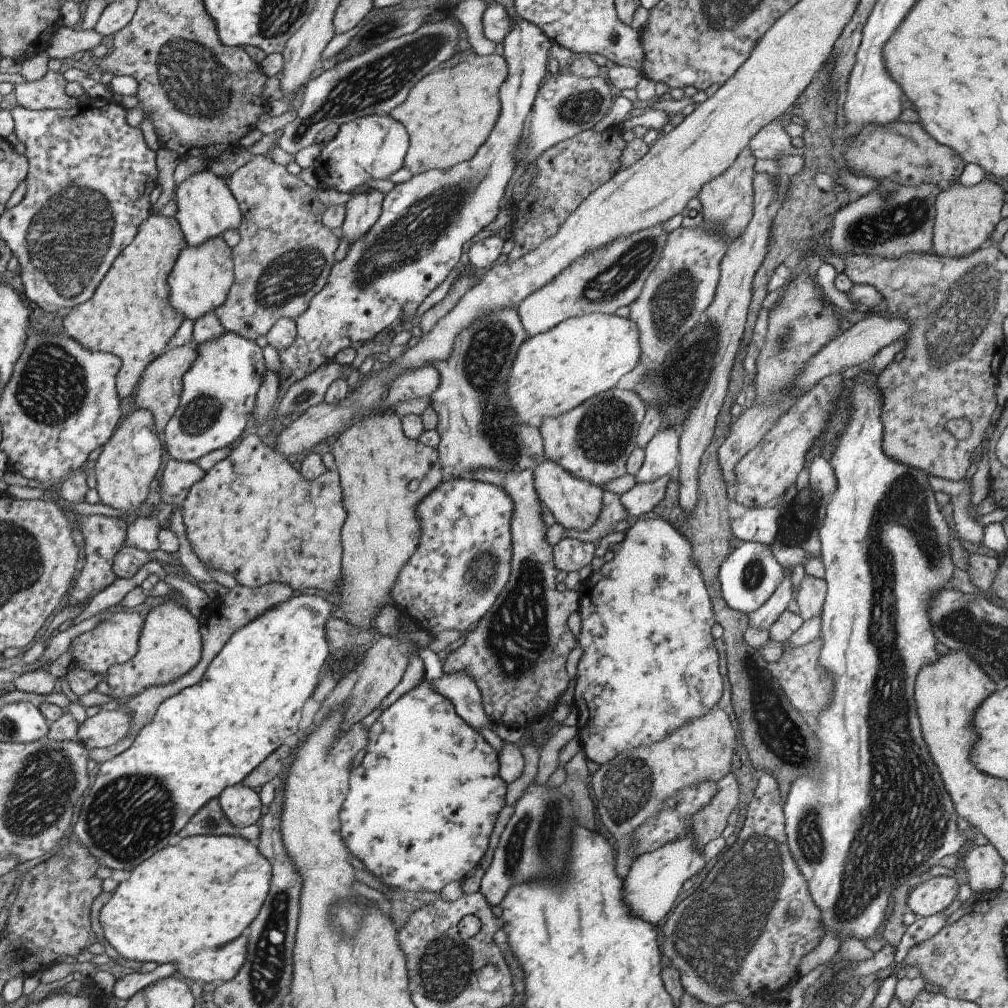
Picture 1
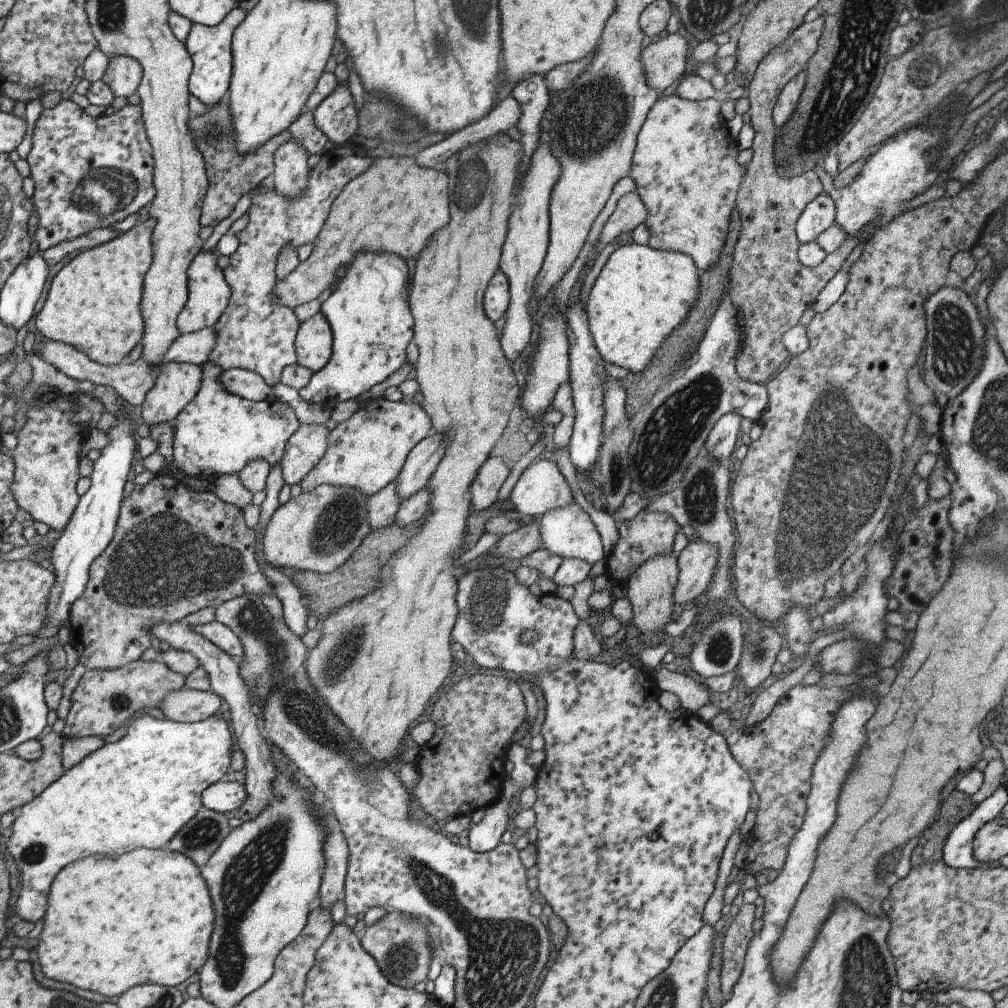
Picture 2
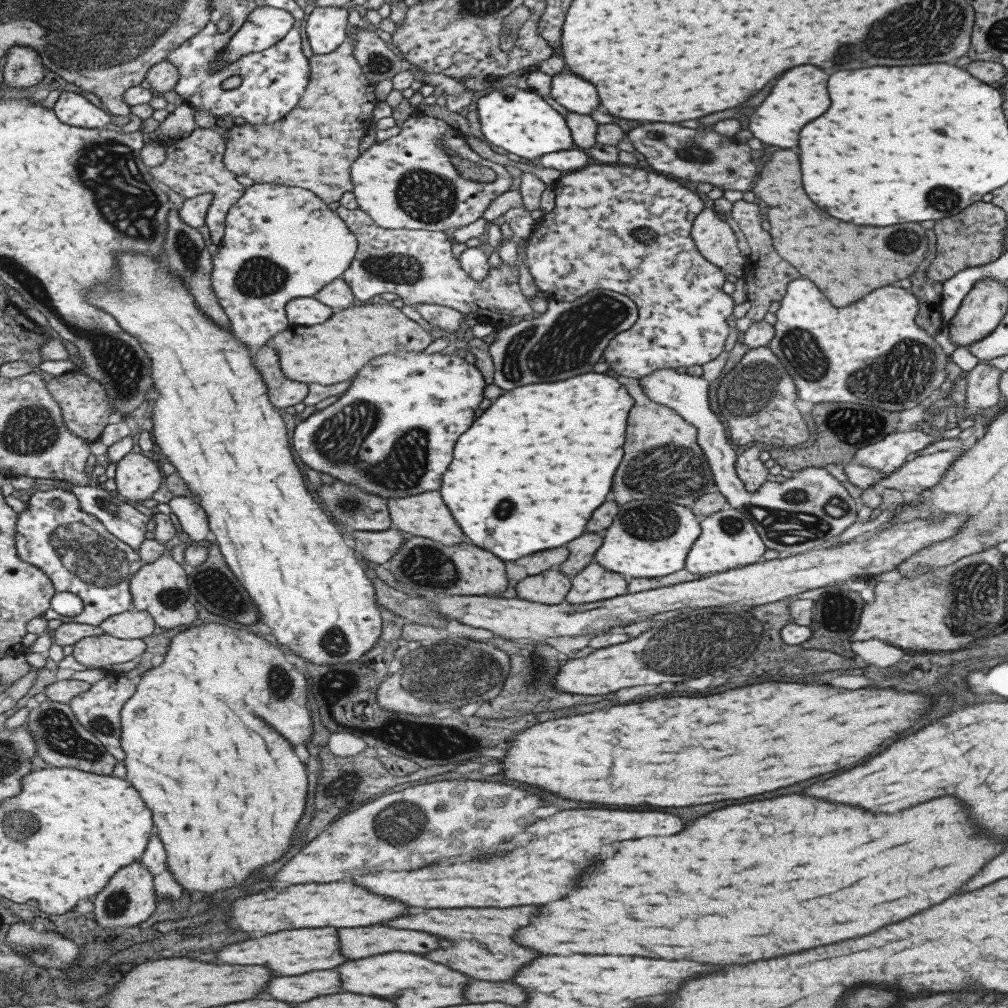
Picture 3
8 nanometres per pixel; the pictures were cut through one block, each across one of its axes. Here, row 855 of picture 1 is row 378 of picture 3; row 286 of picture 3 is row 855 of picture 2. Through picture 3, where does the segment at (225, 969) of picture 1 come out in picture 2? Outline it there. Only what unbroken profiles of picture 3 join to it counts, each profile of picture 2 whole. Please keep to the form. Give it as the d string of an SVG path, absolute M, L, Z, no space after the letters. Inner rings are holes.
M140 849L130 852L130 854L122 854L118 858L110 858L110 856L90 856L90 858L82 858L78 862L67 864L64 870L54 878L52 890L48 894L48 908L46 908L46 916L44 920L44 932L41 932L40 944L38 944L37 959L42 964L42 970L48 978L54 978L59 982L72 984L82 990L90 990L92 992L104 994L104 996L120 996L125 990L133 986L145 985L148 983L156 983L166 985L168 987L177 987L186 982L192 974L196 974L202 968L202 965L208 958L208 950L210 946L211 934L214 928L214 906L212 906L212 898L210 898L210 890L206 886L206 881L201 874L201 869L196 866L188 856L180 854L180 852L172 852L162 849Z

